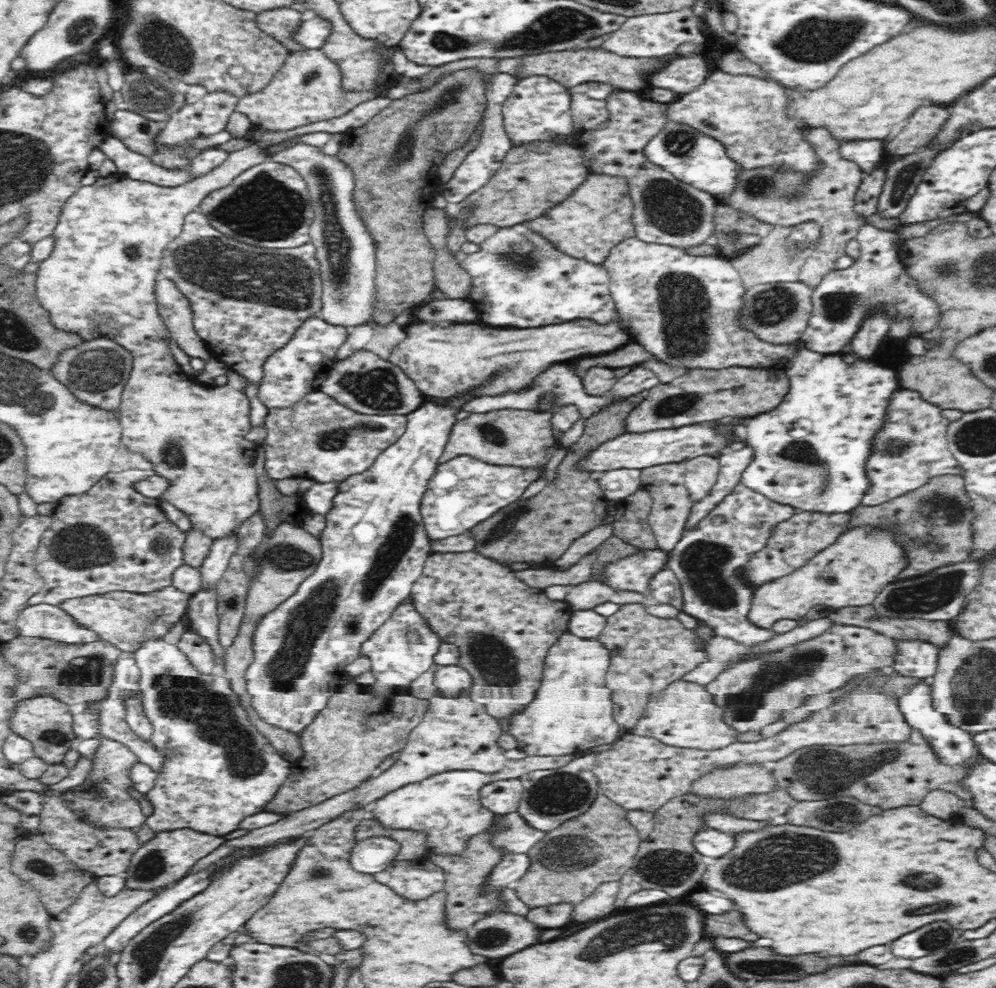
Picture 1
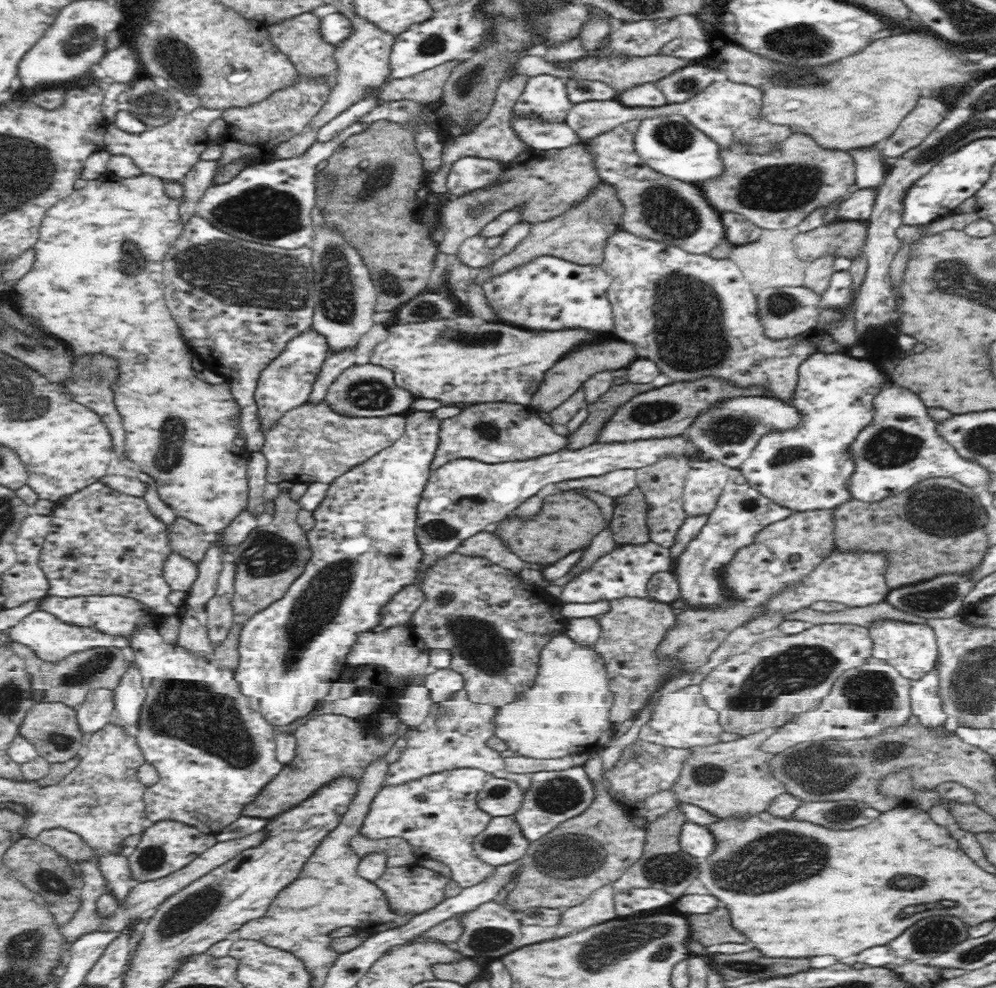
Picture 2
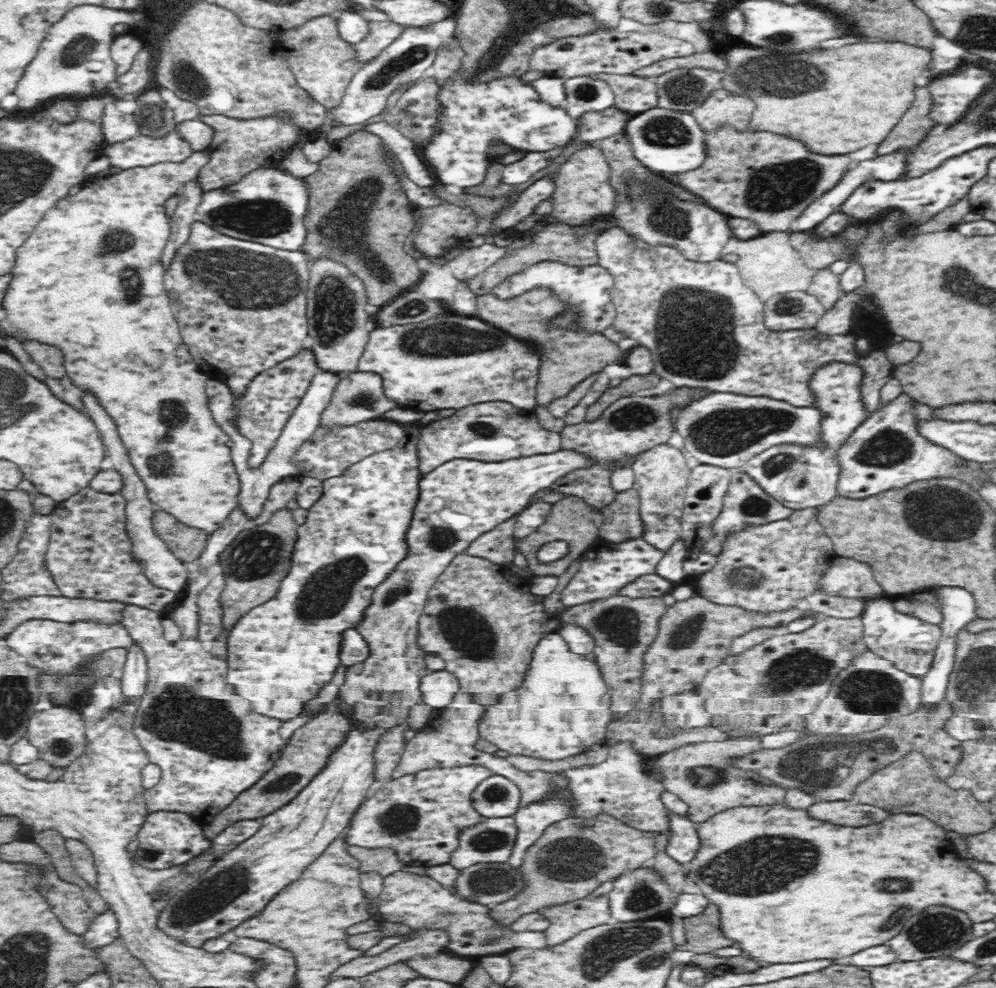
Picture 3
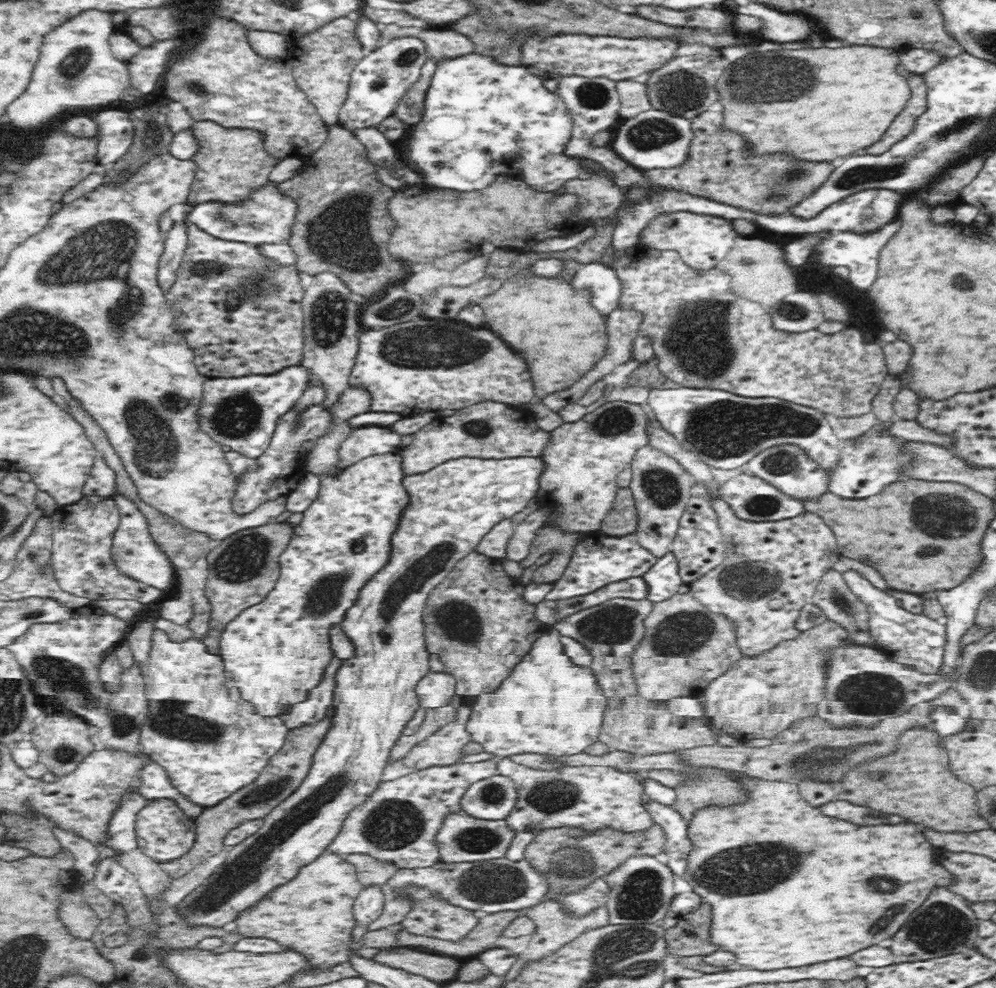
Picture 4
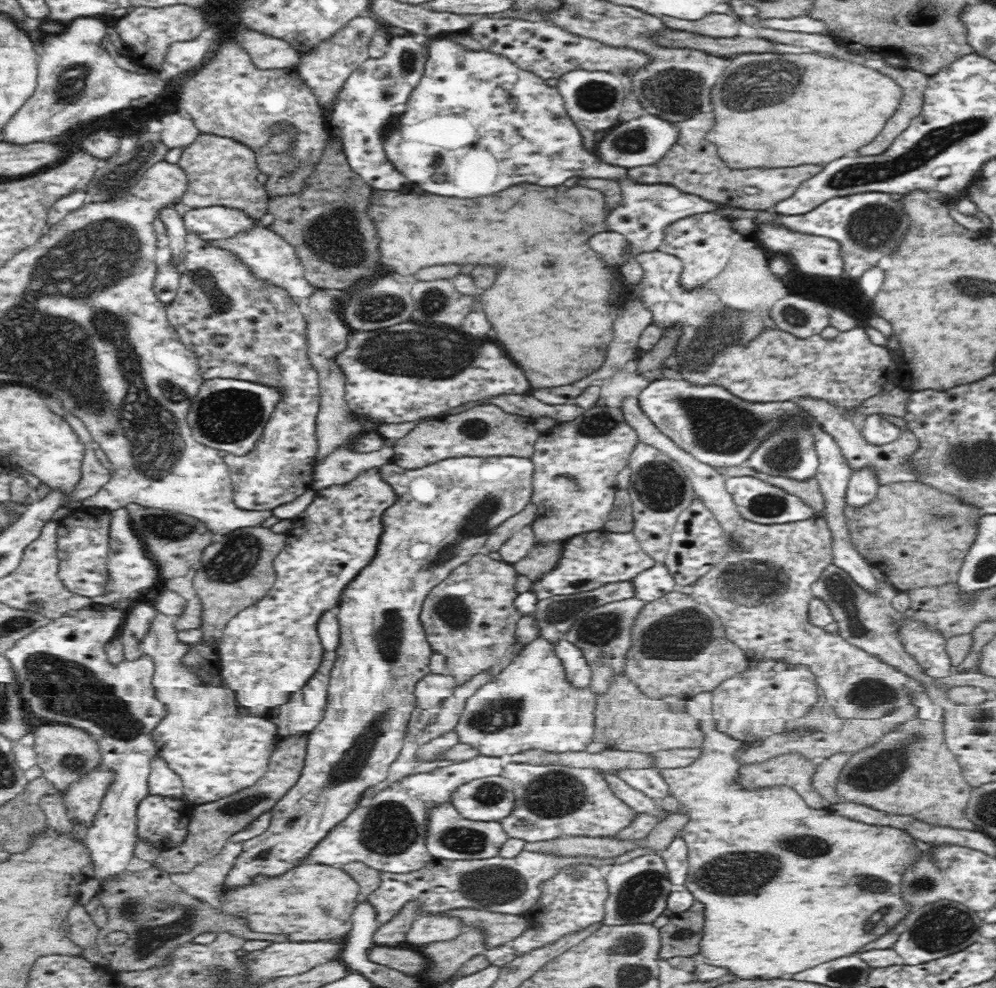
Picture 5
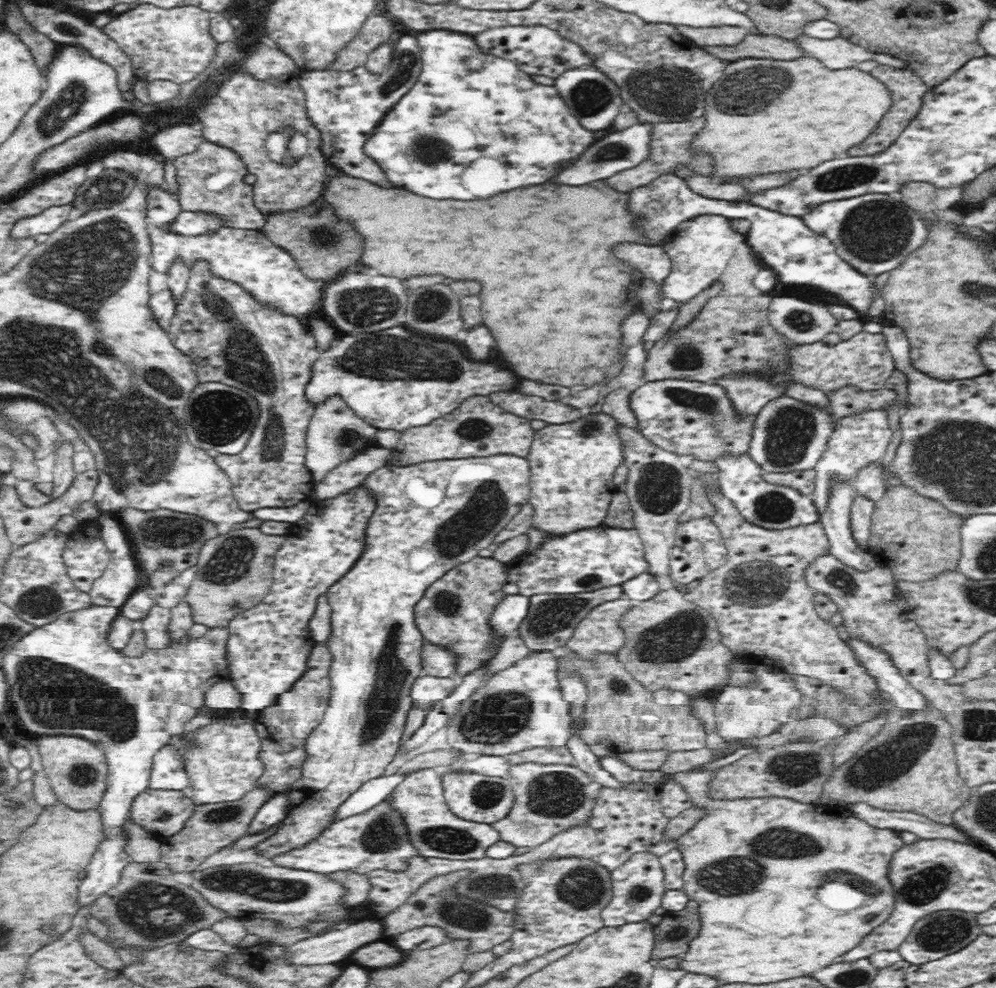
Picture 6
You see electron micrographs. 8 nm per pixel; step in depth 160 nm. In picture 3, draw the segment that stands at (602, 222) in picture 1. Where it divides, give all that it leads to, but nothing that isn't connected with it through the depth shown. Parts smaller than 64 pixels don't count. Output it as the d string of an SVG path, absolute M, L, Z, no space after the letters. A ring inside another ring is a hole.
M544 223L532 232L533 240L527 246L516 248L510 256L504 256L493 266L490 266L482 274L472 278L468 284L470 294L485 296L492 293L494 288L498 287L507 280L507 276L512 273L522 272L524 268L530 267L530 264L536 264L542 260L554 260L570 267L590 267L598 265L598 256L595 249L595 240L598 233L589 232L583 236L578 236L574 227L564 223Z

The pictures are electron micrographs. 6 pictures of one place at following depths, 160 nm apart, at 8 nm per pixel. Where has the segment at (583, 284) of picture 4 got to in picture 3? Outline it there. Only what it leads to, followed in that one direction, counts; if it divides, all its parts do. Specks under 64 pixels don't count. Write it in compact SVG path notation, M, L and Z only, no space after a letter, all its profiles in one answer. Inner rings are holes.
M542 260L522 272L512 273L507 280L492 290L492 294L499 299L508 299L518 296L526 290L532 290L534 286L548 286L552 288L562 300L570 300L574 306L582 308L582 324L590 332L602 332L606 326L614 323L617 310L613 303L613 289L615 281L612 274L606 268L595 265L590 267L570 267L554 260ZM542 282L542 284L540 284Z

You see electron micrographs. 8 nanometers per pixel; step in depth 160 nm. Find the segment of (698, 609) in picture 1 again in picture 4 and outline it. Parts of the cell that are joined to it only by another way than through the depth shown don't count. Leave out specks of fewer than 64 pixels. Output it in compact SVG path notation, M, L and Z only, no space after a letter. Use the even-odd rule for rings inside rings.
M748 472L728 479L720 488L722 498L732 507L738 518L752 522L768 523L777 520L796 518L806 512L804 503L795 496L780 491L773 484Z

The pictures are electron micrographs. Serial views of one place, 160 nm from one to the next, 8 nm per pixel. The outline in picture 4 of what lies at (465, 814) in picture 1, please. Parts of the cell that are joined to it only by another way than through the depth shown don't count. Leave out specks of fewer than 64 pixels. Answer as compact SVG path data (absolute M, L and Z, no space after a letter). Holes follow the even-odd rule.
M491 759L475 764L459 762L452 765L434 766L417 770L397 780L382 781L377 790L374 790L362 805L349 813L336 838L330 841L321 854L334 854L342 858L348 855L366 855L380 863L393 864L396 869L420 869L433 866L434 863L441 860L434 837L442 826L444 817L452 812L462 812L460 800L472 783L497 775L499 775L497 760Z

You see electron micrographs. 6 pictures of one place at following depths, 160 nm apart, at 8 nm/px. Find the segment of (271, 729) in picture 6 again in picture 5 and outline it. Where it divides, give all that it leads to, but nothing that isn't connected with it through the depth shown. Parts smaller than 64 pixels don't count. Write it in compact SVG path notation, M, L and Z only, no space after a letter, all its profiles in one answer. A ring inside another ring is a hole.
M323 651L318 670L306 681L306 684L299 691L293 692L284 704L269 709L266 717L277 728L277 744L287 737L306 736L322 720L328 698L330 671L335 660L335 651Z

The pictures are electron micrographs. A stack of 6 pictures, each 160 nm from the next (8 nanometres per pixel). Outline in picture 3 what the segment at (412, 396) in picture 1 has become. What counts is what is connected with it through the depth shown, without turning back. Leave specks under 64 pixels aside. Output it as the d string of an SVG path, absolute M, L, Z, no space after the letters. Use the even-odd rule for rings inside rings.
M352 372L340 379L335 387L331 402L321 414L321 426L325 432L330 432L334 426L354 426L359 422L381 418L385 412L398 407L382 396L382 379L373 372Z

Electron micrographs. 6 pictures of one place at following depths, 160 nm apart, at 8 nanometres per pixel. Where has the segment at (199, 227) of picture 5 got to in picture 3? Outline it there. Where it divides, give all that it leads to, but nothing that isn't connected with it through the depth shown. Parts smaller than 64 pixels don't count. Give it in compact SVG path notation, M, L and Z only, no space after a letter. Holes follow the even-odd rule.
M260 168L244 176L233 187L205 192L197 208L196 219L226 236L254 241L284 251L302 252L307 232L302 224L308 196L299 179L282 171Z

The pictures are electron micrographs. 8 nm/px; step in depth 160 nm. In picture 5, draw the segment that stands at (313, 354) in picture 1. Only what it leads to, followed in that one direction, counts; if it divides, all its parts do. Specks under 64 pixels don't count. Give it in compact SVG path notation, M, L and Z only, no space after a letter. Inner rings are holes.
M203 380L198 394L191 398L186 420L193 438L200 444L228 454L242 456L254 448L272 411L282 397L276 389L243 380Z

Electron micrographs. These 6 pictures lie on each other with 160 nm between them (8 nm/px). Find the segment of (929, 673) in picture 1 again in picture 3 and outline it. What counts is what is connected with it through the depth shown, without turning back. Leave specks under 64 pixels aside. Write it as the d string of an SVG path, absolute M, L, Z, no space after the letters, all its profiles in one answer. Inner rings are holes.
M889 595L865 599L865 607L860 617L863 624L863 641L873 653L891 660L904 672L922 678L932 666L941 638L941 625L939 621L929 623L910 613L898 611L894 607L894 598L888 598Z

